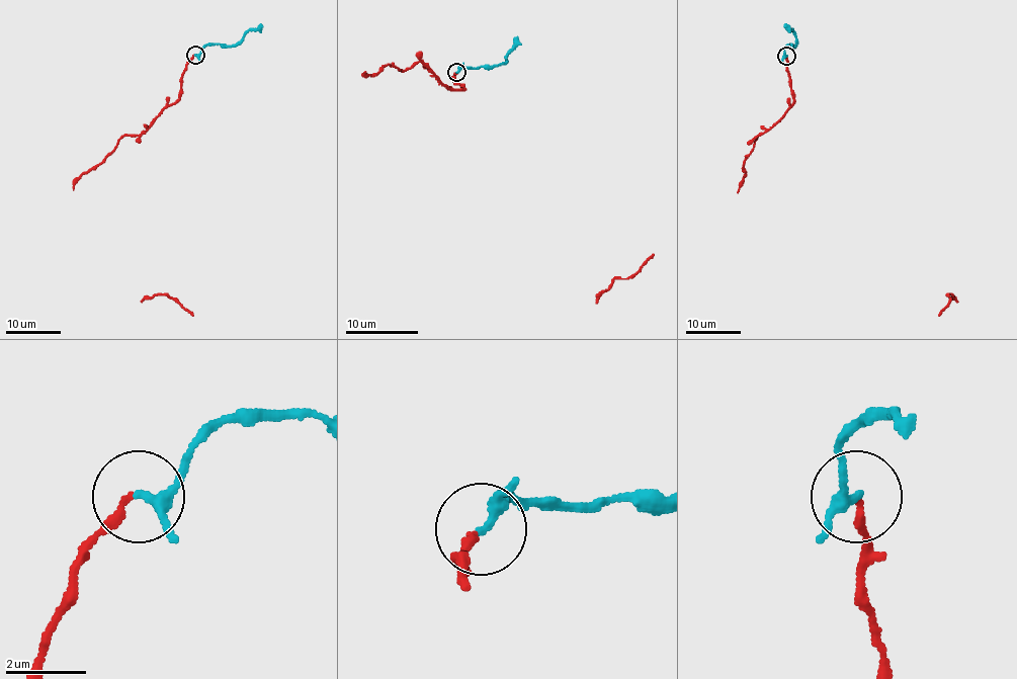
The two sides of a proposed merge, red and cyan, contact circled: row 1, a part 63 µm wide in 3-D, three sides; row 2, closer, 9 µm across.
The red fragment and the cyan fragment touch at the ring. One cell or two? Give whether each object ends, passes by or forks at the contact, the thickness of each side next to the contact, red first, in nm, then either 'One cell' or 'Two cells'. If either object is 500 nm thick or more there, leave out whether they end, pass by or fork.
At the ring red ends. At the ring cyan passes by. Thickness 200 nm (red) against 220 nm. One cell

